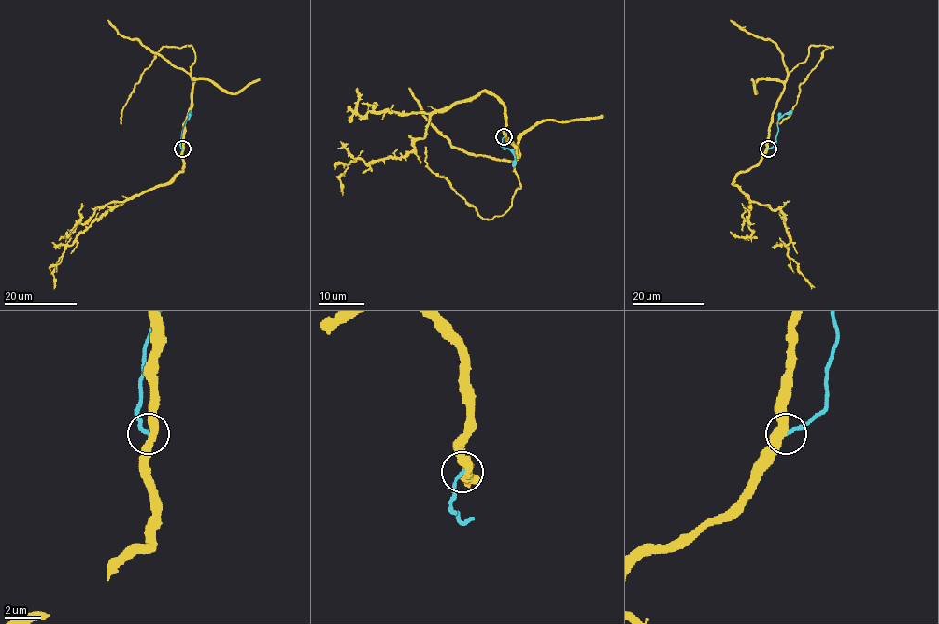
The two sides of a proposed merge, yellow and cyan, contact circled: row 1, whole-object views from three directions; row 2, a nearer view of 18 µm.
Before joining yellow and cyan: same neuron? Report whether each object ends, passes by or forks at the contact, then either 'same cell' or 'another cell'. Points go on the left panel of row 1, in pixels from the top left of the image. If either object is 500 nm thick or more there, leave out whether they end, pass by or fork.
yellow passes by; cyan ends there; another cell

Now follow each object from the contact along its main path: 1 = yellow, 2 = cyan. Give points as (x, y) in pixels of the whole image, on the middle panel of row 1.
1: (505, 136), (514, 146), (519, 186), (512, 205), (491, 219), (483, 219), (428, 166), (426, 147)
2: (504, 136), (502, 143), (504, 149), (507, 148), (514, 156), (513, 166)

